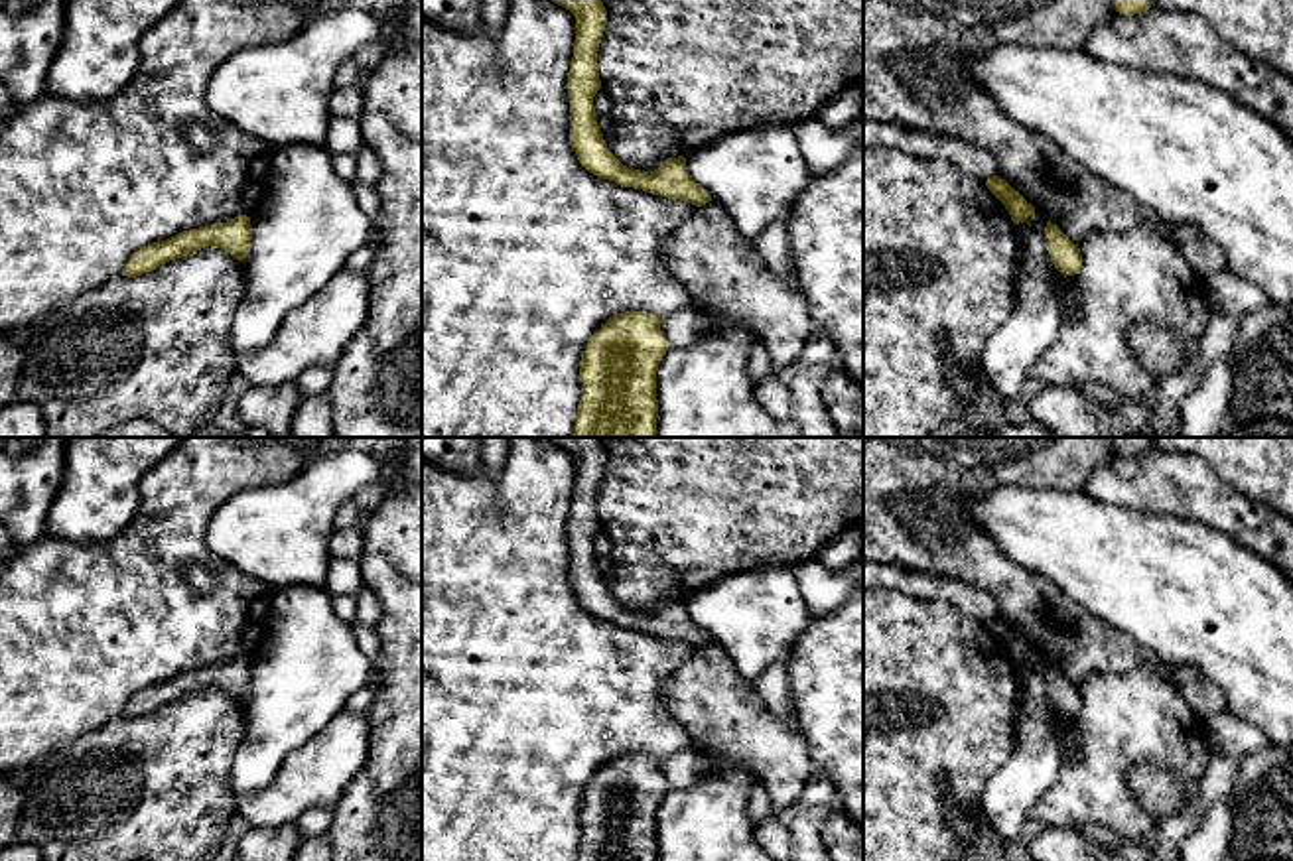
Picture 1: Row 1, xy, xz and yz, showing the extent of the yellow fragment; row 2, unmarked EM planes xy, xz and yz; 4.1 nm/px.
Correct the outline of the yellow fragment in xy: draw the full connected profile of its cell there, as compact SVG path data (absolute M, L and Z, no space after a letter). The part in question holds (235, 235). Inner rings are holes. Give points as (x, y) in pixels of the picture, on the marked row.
M238 215L227 223L183 231L168 240L154 242L136 250L122 268L122 276L142 276L156 270L160 264L209 246L221 248L242 262L248 254L250 240L250 217Z

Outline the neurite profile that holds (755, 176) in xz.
M753 128L725 134L684 156L686 167L715 203L733 219L741 236L755 240L773 223L790 219L796 197L812 181L790 128Z

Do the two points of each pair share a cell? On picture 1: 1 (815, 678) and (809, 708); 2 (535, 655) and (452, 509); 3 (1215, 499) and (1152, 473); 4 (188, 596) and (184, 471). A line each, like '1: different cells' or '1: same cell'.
1: same cell
2: same cell
3: same cell
4: same cell

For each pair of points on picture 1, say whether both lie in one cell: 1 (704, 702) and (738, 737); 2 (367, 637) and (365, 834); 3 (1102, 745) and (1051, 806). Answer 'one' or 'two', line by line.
1: one
2: two
3: one

